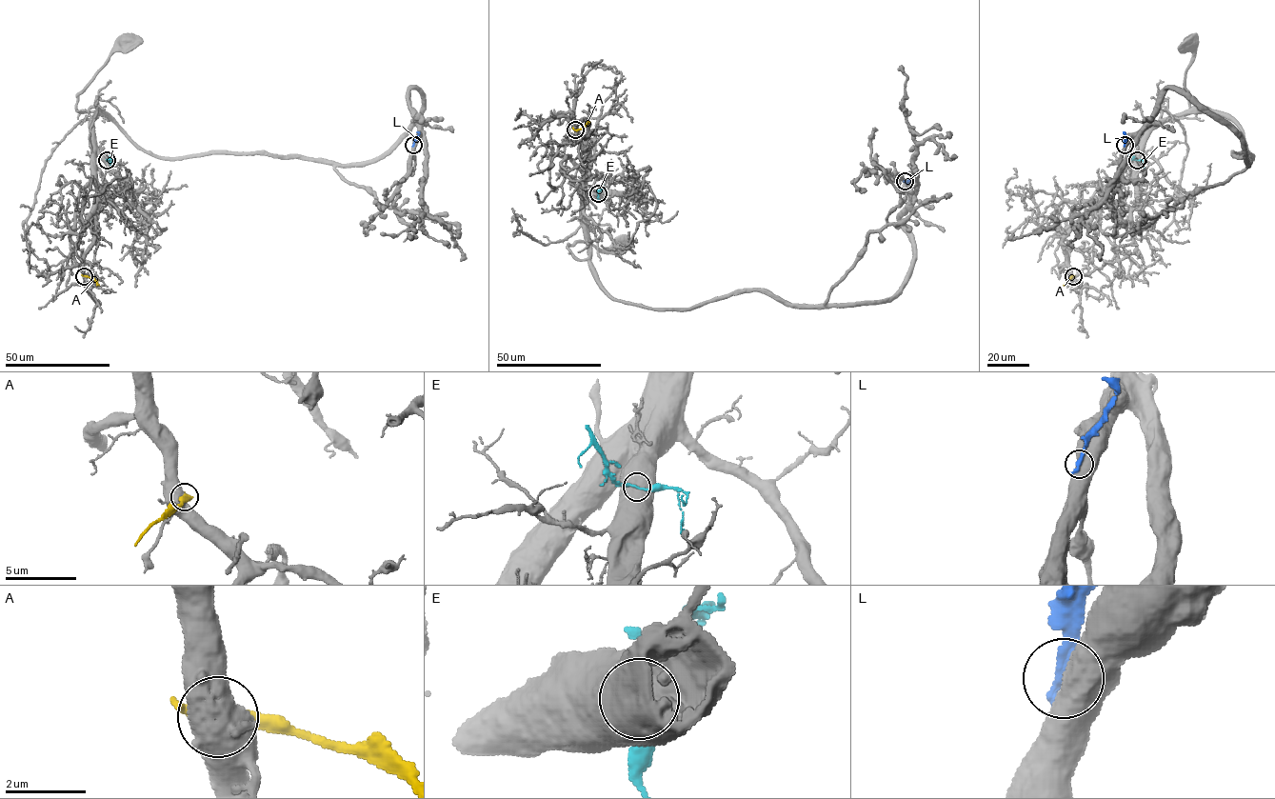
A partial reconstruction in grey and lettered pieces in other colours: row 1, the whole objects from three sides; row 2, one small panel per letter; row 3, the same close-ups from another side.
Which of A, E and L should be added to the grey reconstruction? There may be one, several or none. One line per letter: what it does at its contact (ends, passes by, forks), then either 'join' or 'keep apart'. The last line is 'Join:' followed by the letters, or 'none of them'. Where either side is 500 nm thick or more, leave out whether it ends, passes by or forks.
A: keep apart
E: join
L: keep apart
Join: E

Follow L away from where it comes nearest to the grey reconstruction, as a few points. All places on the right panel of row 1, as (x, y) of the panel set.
L: (1125, 145), (1124, 131)

